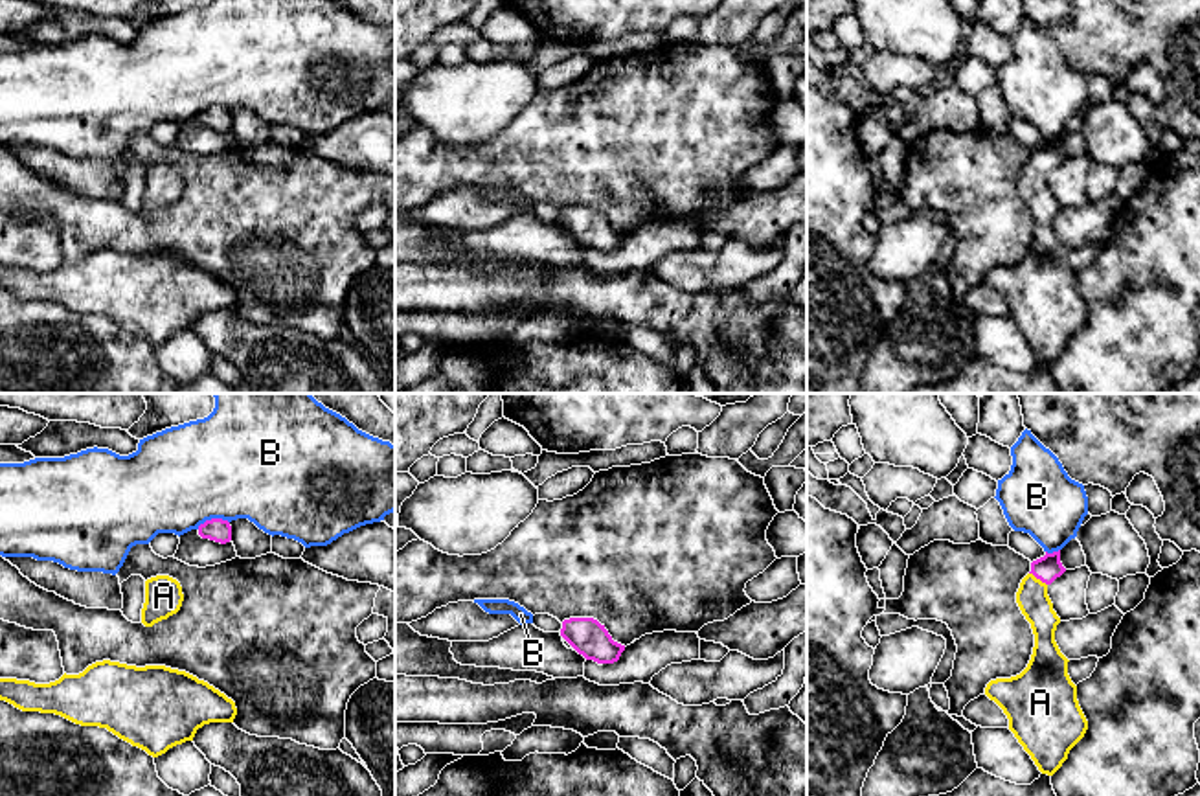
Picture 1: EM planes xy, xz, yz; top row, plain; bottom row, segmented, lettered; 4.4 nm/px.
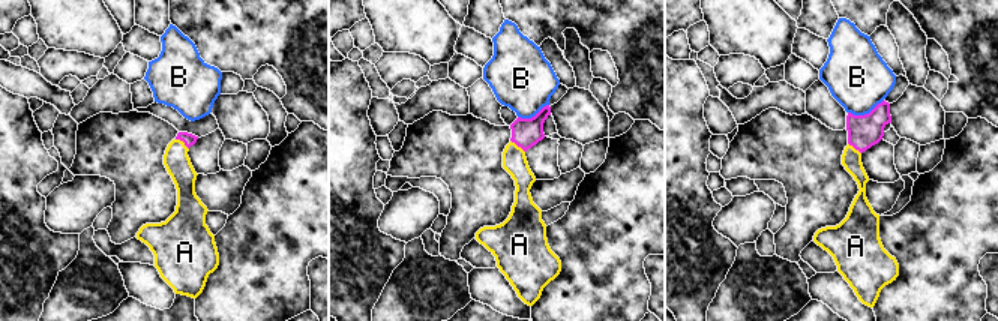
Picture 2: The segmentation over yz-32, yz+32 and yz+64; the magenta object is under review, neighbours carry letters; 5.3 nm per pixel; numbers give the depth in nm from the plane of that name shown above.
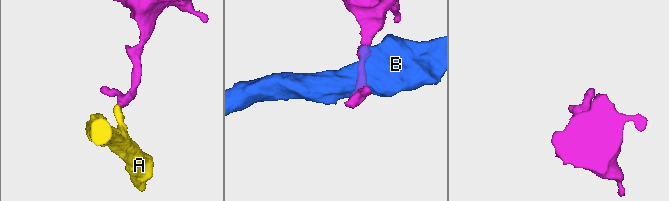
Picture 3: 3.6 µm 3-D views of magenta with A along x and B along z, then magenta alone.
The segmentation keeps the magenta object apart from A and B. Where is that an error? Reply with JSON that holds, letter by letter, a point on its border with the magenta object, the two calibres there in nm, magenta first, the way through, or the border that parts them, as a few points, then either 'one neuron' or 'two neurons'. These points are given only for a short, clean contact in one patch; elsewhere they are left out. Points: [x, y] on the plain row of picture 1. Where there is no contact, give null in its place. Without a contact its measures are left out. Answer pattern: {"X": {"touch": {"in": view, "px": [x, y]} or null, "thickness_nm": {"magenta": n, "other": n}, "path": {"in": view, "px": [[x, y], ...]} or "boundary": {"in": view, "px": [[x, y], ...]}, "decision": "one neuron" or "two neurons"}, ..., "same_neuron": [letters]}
{"A": {"touch": {"in": "yz", "px": [1039, 166]}, "thickness_nm": {"magenta": 120, "other": 140}, "path": {"in": "yz", "px": [[1046, 157], [1039, 166], [1031, 184]]}, "decision": "one neuron"}, "B": {"touch": {"in": "xy", "px": [212, 107]}, "thickness_nm": {"magenta": 100, "other": 460}, "decision": "two neurons"}, "same_neuron": ["A"]}

